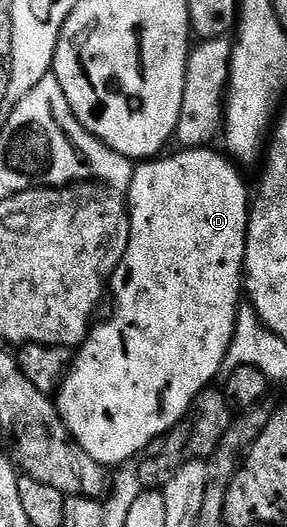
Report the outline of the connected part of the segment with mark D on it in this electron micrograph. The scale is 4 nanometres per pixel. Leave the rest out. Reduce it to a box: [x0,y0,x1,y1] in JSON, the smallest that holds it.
[56,148,252,468]

